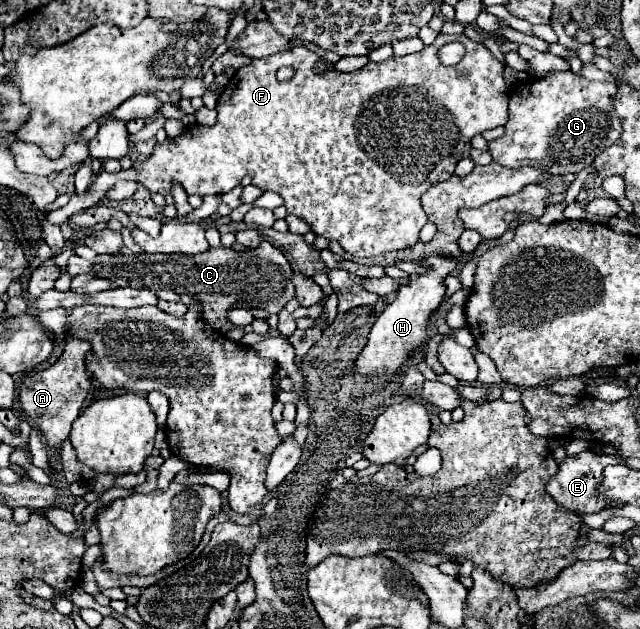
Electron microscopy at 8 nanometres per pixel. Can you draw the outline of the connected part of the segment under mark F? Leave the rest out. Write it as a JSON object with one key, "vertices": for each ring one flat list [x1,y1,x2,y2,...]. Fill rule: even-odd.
{"vertices":[[438,34,436,42,430,44,430,46,426,46,426,48,424,48,422,52,418,52,418,54,408,54,408,56,402,56,402,58,396,58,396,56,394,56,394,58,388,58,388,60,384,60,384,62,368,62,364,68,360,68,360,70,356,70,356,72,338,72,338,70,332,68,332,64,326,64,326,72,324,72,324,74,316,74,314,68,316,68,316,64,318,64,320,60,322,60,322,58,320,58,316,52,308,50,306,46,294,46,294,48,290,48,290,50,272,54,272,56,268,56,268,58,252,60,248,66,238,68,238,72,234,72,234,76,230,78,230,82,226,84,226,88,222,90,222,94,220,94,220,98,218,98,218,104,216,104,216,106,218,106,218,108,216,108,218,120,216,120,214,126,202,126,202,124,186,126,184,132,182,132,180,136,176,136,176,138,166,138,164,142,158,142,158,144,154,146,152,156,150,156,146,162,142,162,142,164,138,164,138,166,134,166,134,168,130,168,130,170,120,170,118,174,110,174,110,172,102,170,102,172,96,176,94,184,88,188,88,192,84,192,84,194,74,194,74,196,70,198,70,202,68,202,64,208,50,212,50,214,48,214,50,222,52,222,52,224,62,224,62,222,66,222,66,218,70,218,72,214,76,214,76,212,80,212,80,210,84,210,84,208,90,208,90,206,94,206,94,204,98,204,98,202,106,196,106,192,114,186,116,180,134,180,134,182,140,182,140,184,142,184,144,188,148,188,150,192,158,192,158,194,162,194,162,196,170,194,170,188,172,188,174,182,180,184,180,186,186,190,186,194,198,194,198,196,216,194,216,196,220,196,220,194,230,192,234,186,238,186,240,180,242,180,244,176,250,176,254,186,258,186,258,188,262,188,262,190,272,190,272,192,280,194,280,196,284,198,286,210,288,210,290,214,294,214,294,216,306,220,306,222,310,224,310,228,312,228,314,234,324,236,324,238,328,238,328,240,338,240,338,242,342,244,342,248,344,248,348,254,352,254,352,256,378,256,378,254,384,254,384,252,390,252,390,250,402,250,402,248,406,248,406,246,414,246,414,244,418,242,418,236,420,236,422,226,428,222,428,218,426,218,426,214,424,214,424,208,422,208,422,204,420,204,422,194,424,194,428,188,432,188,434,184,444,182,444,180,448,180,448,178,454,174,456,164,458,164,462,158,468,158,468,154,470,154,470,150,472,150,470,140,472,140,476,134,482,134,484,130,492,130,492,128,496,128,496,126,504,126,506,120,508,120,508,86,506,86,504,76,502,76,502,74,504,74,504,64,502,64,500,60,496,60,480,42,474,42,474,40,466,38,464,34,458,34,458,36,454,36,454,34,450,34,450,36,448,36,448,34],[454,40,464,44,466,56,464,56,456,66,442,66,440,60,438,60,438,50,440,50,440,46,444,46,444,44,448,44,448,42,454,42],[282,66,294,68,294,76,292,76,290,80,286,80,286,82,278,82,278,80,276,80,276,72,278,72]]}

